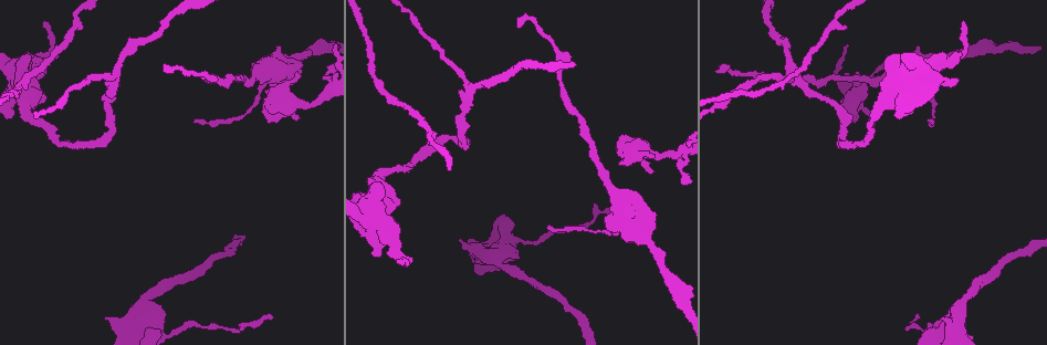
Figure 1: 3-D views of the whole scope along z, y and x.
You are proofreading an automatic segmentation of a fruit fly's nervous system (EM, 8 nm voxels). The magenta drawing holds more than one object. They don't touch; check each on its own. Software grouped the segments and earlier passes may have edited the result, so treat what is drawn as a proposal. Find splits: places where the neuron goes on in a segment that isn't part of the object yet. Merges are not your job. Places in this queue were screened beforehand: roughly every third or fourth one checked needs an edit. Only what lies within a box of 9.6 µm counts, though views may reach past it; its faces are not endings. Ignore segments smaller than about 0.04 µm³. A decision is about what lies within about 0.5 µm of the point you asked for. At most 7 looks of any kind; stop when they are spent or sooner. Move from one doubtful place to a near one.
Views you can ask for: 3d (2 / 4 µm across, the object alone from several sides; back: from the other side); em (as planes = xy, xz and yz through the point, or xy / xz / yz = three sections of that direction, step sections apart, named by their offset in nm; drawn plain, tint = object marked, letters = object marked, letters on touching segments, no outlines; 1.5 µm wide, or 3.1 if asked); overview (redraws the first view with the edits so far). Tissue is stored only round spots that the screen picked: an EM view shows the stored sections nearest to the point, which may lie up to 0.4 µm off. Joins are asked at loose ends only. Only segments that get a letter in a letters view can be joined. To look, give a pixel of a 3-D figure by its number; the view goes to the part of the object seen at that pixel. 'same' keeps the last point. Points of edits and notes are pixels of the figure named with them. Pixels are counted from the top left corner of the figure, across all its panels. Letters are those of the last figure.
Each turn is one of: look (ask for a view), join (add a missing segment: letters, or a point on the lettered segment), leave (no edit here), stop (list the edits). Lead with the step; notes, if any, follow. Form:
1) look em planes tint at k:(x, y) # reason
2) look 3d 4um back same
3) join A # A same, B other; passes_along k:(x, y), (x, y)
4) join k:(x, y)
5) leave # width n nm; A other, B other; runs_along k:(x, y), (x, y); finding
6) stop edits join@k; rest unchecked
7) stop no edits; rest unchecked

look 3d 4um at 1:(398, 261) # tapers out

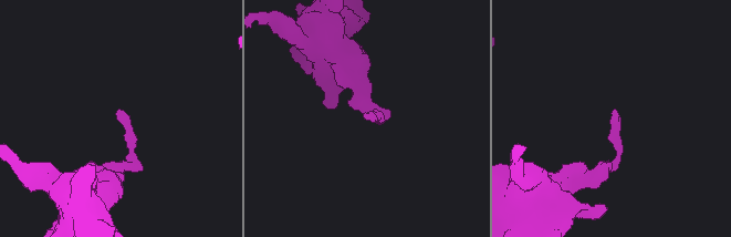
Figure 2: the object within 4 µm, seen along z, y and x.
look em planes tint at 2:(614, 109) # shape alone is not enough

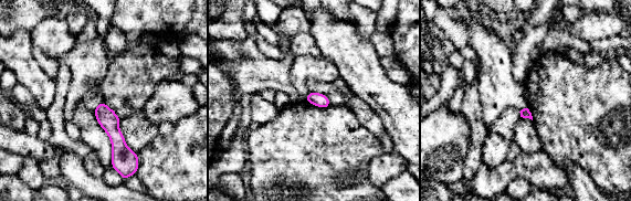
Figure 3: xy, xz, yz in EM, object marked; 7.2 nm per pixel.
look em planes letters same

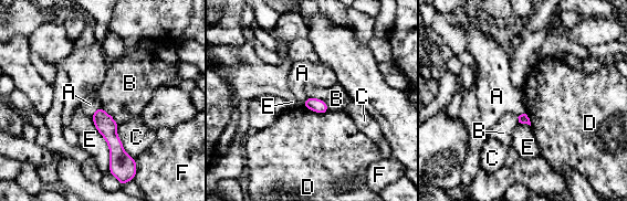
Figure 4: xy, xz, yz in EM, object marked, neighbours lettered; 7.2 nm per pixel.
leave # A other, B other, C other, D other, E other, F other; border 4:(307, 96), (321, 98), (330, 110); no lettered segment goes on from it

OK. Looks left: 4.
look 3d 4um back at 1:(653, 171) # an open end

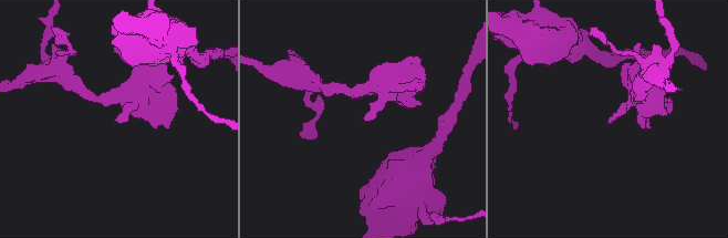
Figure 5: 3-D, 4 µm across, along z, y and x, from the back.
look em xy step 8 letters at 5:(364, 117) # shape alone is not enough

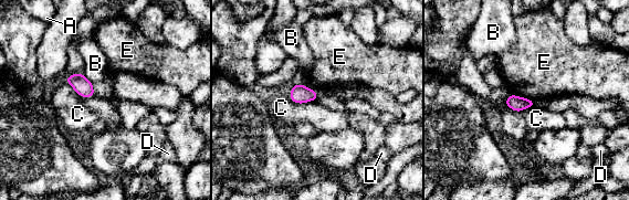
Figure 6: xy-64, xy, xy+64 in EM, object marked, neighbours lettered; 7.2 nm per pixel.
leave # longest_contact C 260 nm; A other, B other, C other, D other, E other; border 6:(511, 93), (533, 101); none of them fits

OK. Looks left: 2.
look 3d 4um at 1:(518, 26) # long arm stops here

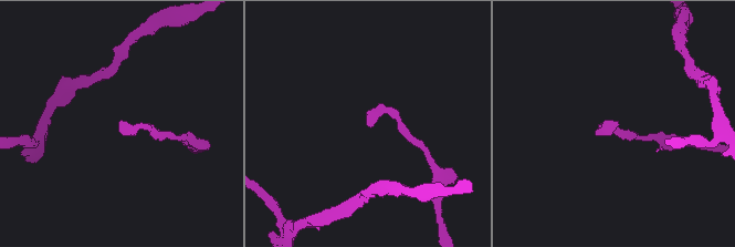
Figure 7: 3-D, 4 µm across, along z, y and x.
look em planes letters at 7:(617, 124) # now the EM

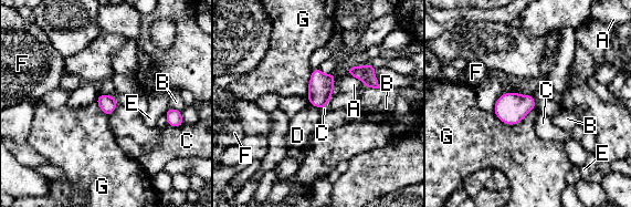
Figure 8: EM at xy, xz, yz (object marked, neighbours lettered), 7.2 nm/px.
leave # A other, B other, C other, D other, E other, F other, G other; border 8:(530, 94), (536, 107); no lettered segment goes on from it

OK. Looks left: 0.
stop no edits; rest unchecked

